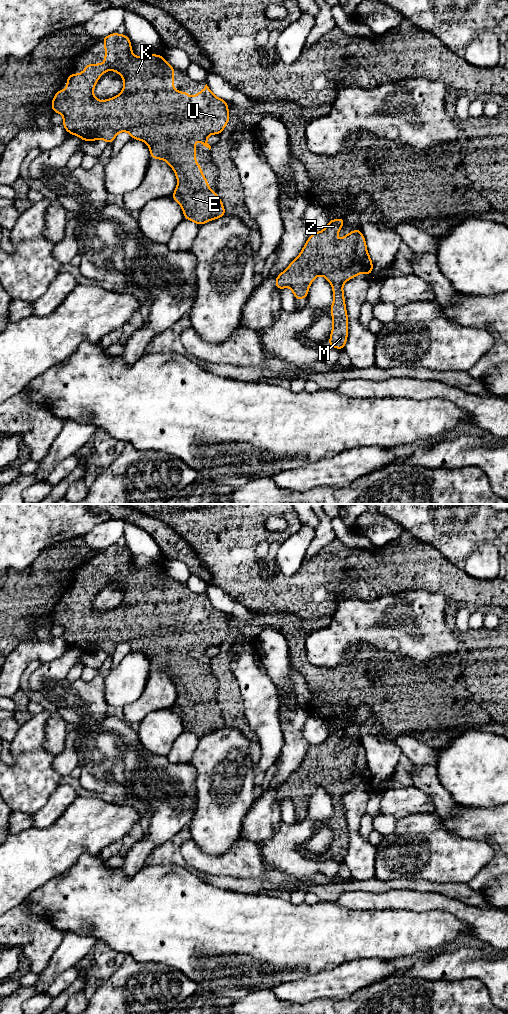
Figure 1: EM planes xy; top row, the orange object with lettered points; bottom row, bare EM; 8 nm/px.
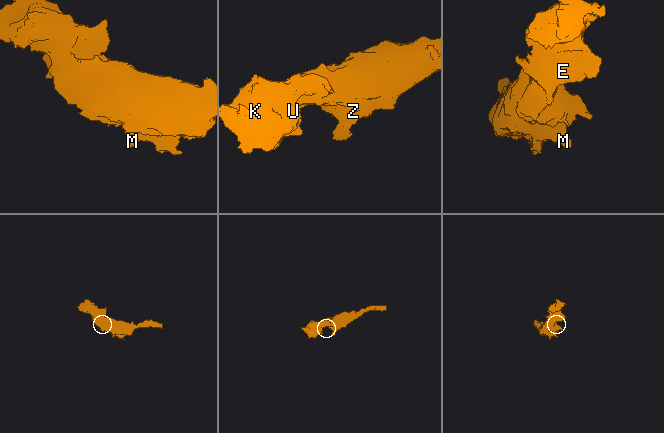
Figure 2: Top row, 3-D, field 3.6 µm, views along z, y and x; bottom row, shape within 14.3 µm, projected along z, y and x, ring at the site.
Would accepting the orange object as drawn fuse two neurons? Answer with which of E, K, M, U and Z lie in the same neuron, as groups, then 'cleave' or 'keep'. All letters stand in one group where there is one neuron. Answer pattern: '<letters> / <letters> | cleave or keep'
E K M U Z | keep

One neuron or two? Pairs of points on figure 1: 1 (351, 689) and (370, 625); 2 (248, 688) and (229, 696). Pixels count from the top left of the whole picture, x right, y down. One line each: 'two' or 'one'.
1: two
2: two

